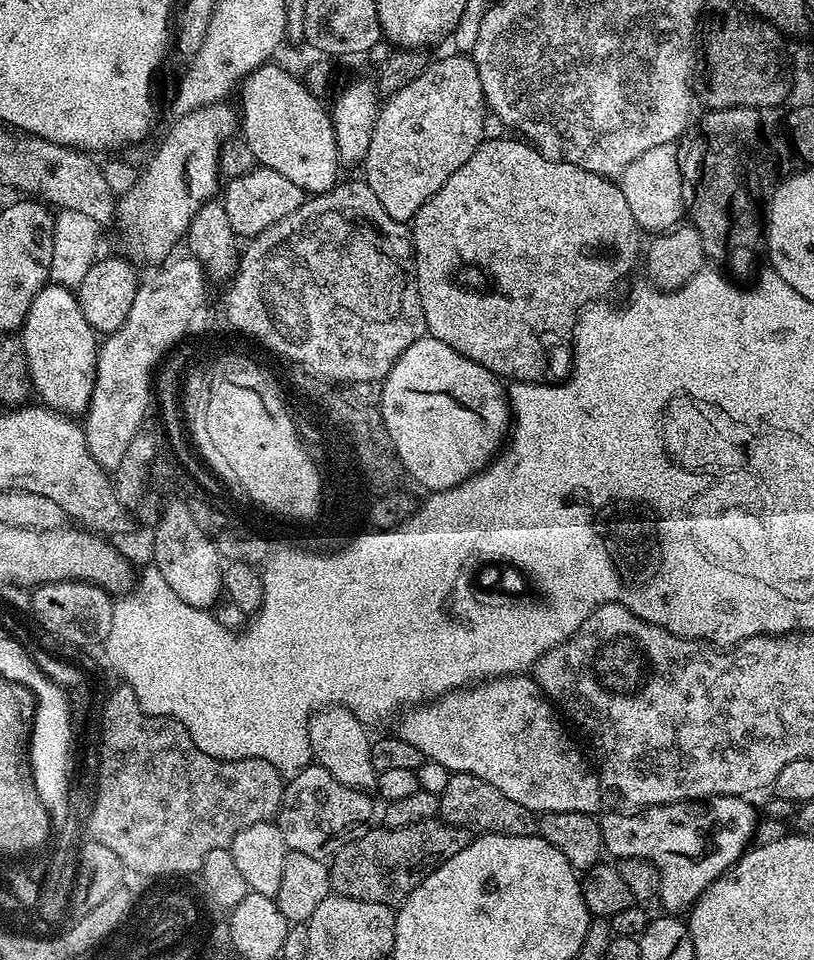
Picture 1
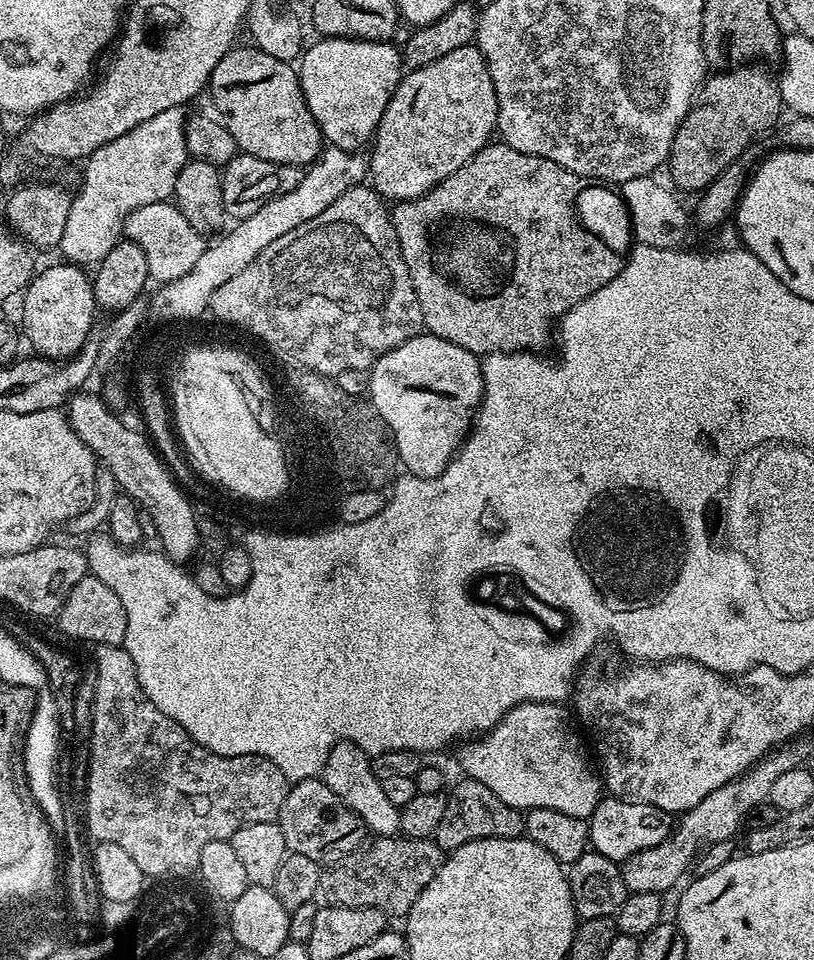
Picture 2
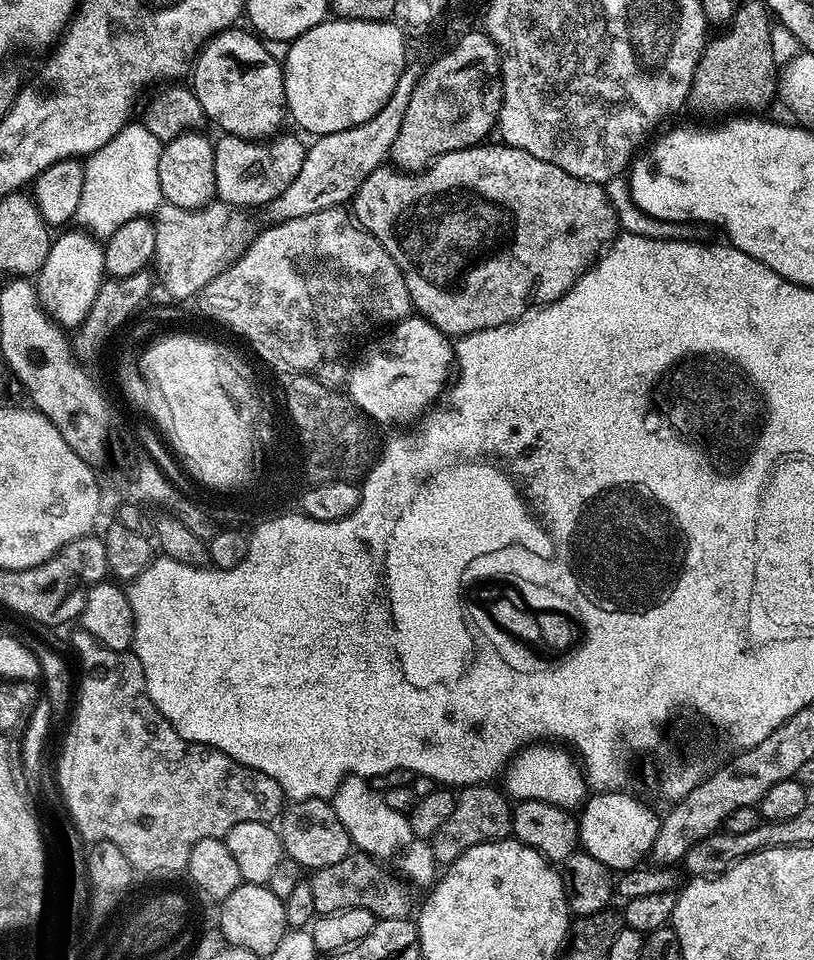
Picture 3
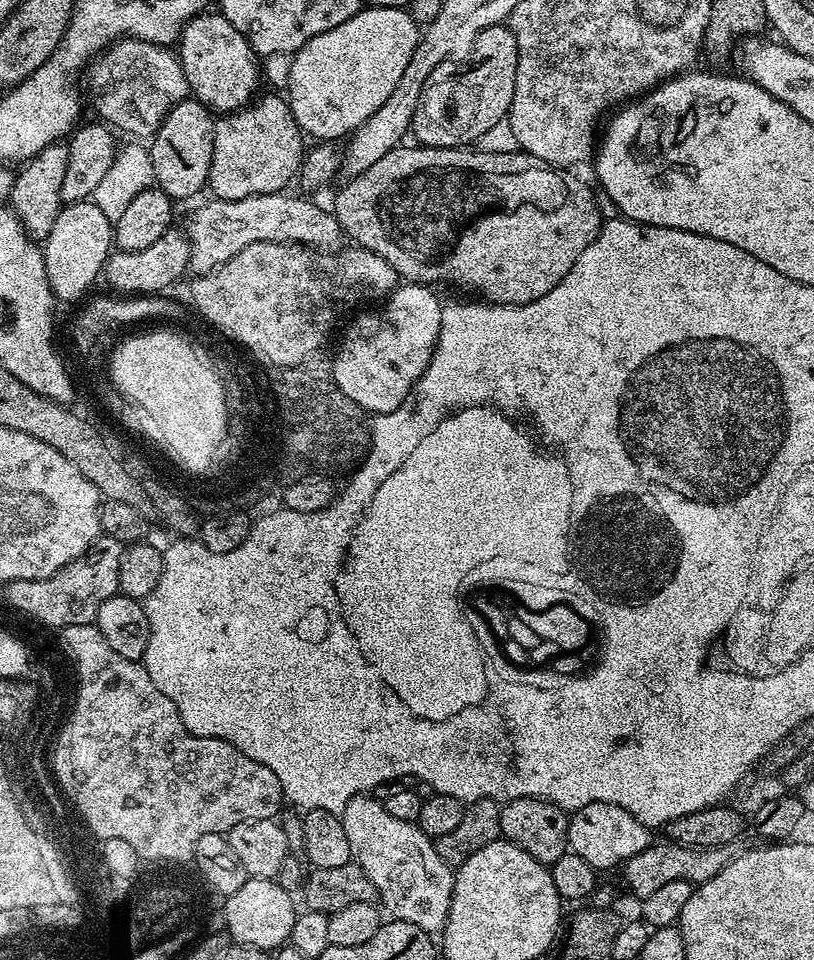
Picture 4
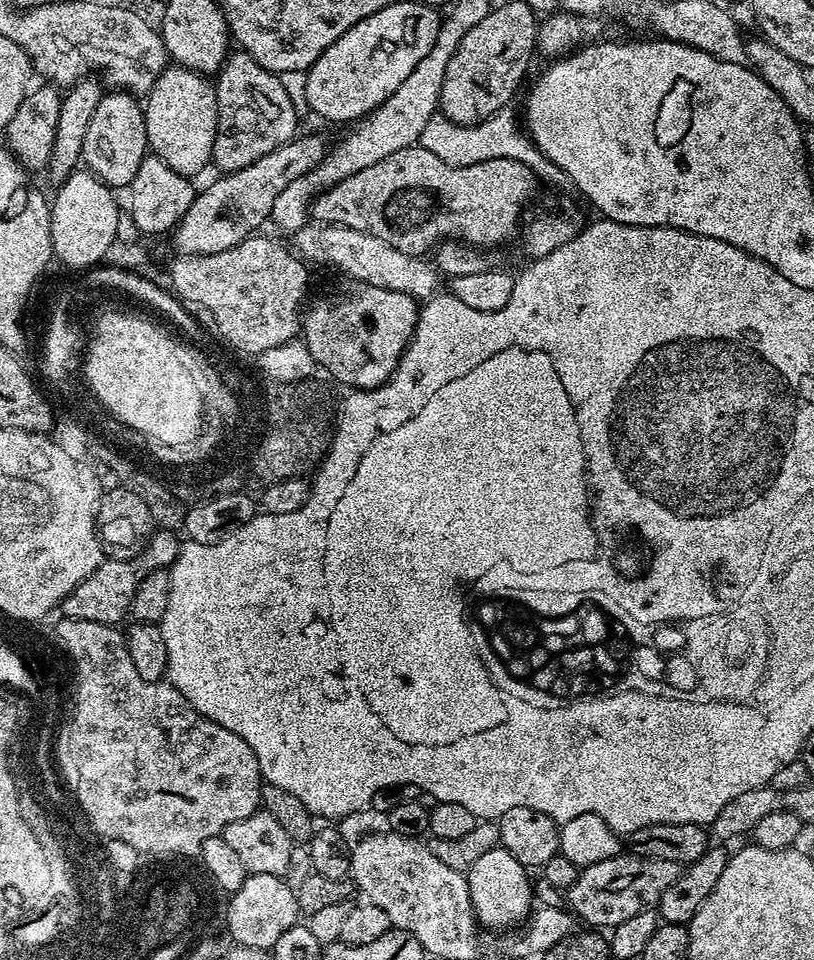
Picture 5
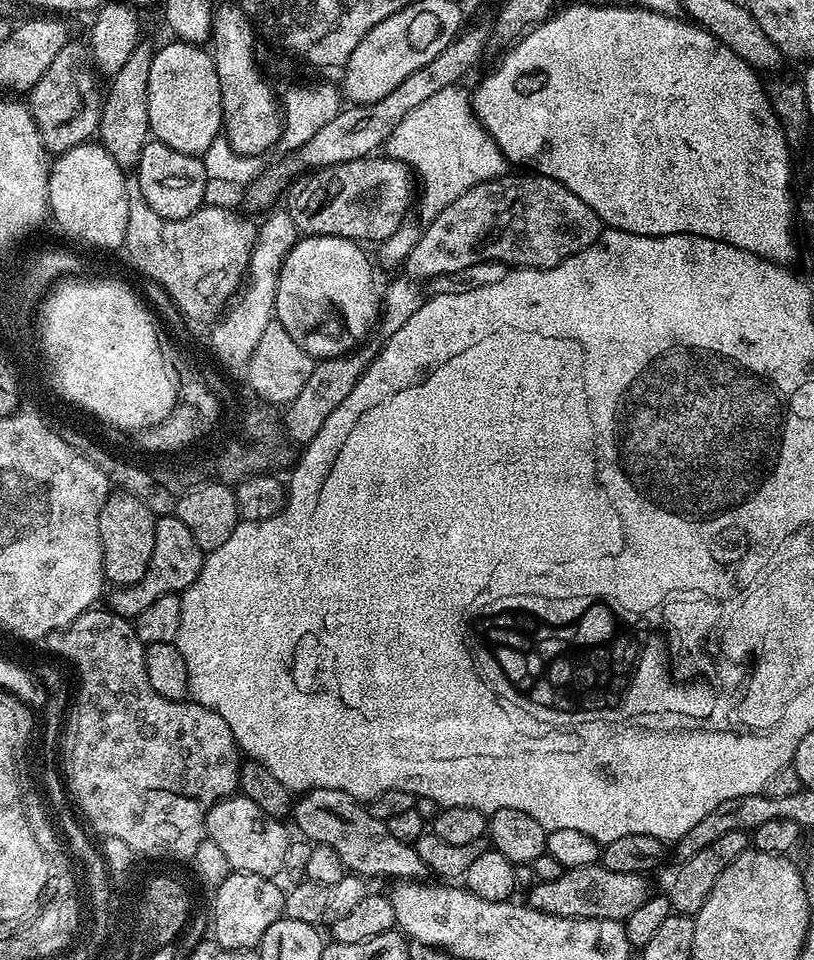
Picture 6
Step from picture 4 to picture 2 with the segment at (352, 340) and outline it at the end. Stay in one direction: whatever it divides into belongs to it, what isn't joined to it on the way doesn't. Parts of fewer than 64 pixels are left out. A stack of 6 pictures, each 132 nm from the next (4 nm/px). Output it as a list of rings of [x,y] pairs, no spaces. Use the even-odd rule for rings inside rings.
[[[421,334],[382,354],[382,358],[372,363],[370,375],[366,392],[392,432],[399,463],[403,467],[405,464],[408,467],[405,469],[414,476],[434,477],[446,470],[471,432],[480,399],[484,397],[484,370],[478,357],[470,350],[462,350],[462,346],[454,346],[454,342]]]

